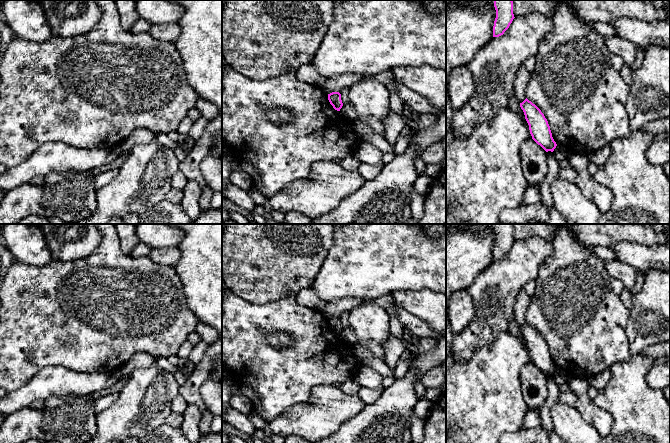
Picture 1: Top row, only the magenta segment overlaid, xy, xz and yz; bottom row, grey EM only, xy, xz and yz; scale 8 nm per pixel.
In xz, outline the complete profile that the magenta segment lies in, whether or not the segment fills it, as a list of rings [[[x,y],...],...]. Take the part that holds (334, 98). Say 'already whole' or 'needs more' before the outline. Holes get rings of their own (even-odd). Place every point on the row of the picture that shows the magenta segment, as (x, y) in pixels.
already whole; [[[332,92],[328,94],[328,100],[335,110],[340,111],[343,103],[341,100],[341,94],[339,92]]]

